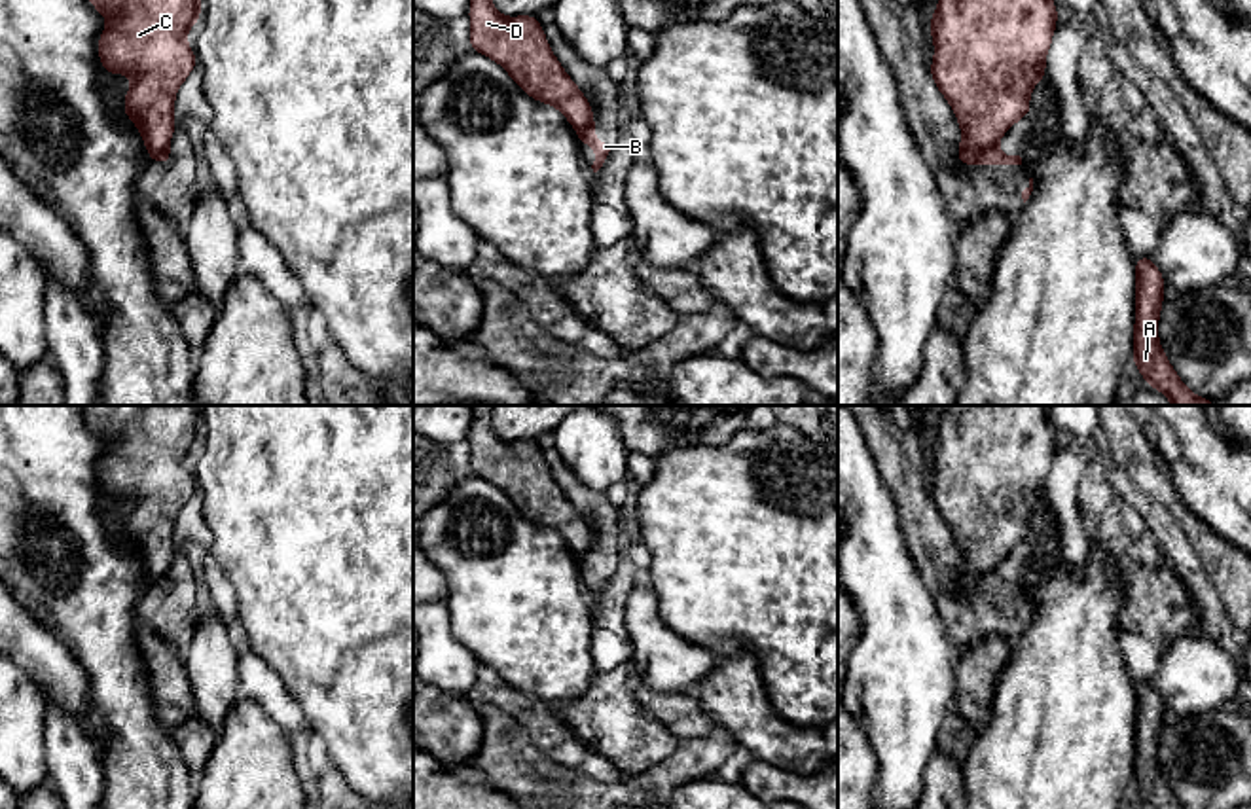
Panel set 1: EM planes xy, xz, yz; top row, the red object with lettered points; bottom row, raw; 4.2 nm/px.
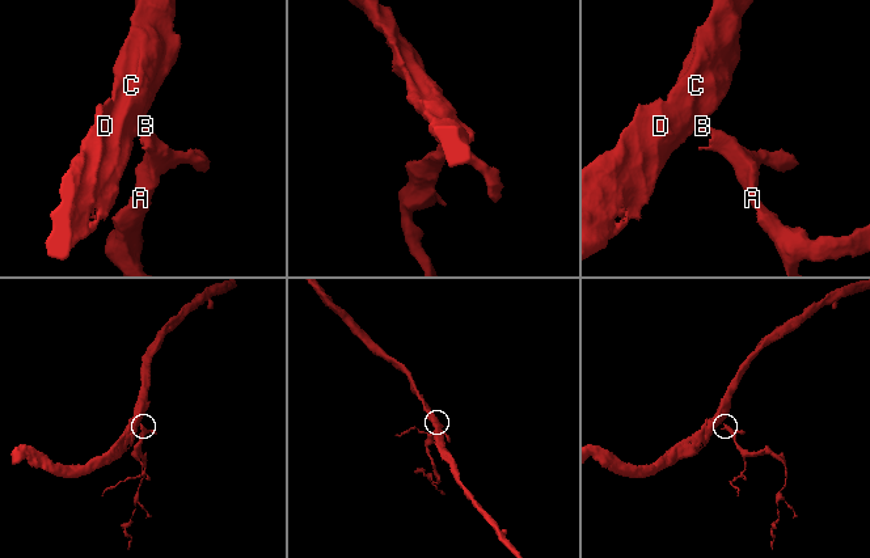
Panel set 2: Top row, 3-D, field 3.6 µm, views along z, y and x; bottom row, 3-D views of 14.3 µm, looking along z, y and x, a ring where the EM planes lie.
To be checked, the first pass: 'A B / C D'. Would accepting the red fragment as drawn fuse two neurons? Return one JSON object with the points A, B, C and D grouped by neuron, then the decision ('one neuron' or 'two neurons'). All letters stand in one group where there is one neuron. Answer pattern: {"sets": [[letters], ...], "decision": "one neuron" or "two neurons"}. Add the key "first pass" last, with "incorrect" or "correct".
{"sets": [["A", "B"], ["C", "D"]], "decision": "two neurons", "first pass": "correct"}

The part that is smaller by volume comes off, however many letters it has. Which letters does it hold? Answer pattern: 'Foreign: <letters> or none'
Foreign: A, B

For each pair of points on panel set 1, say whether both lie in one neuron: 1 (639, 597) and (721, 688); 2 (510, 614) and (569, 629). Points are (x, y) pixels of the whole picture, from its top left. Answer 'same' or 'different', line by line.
1: same
2: same

